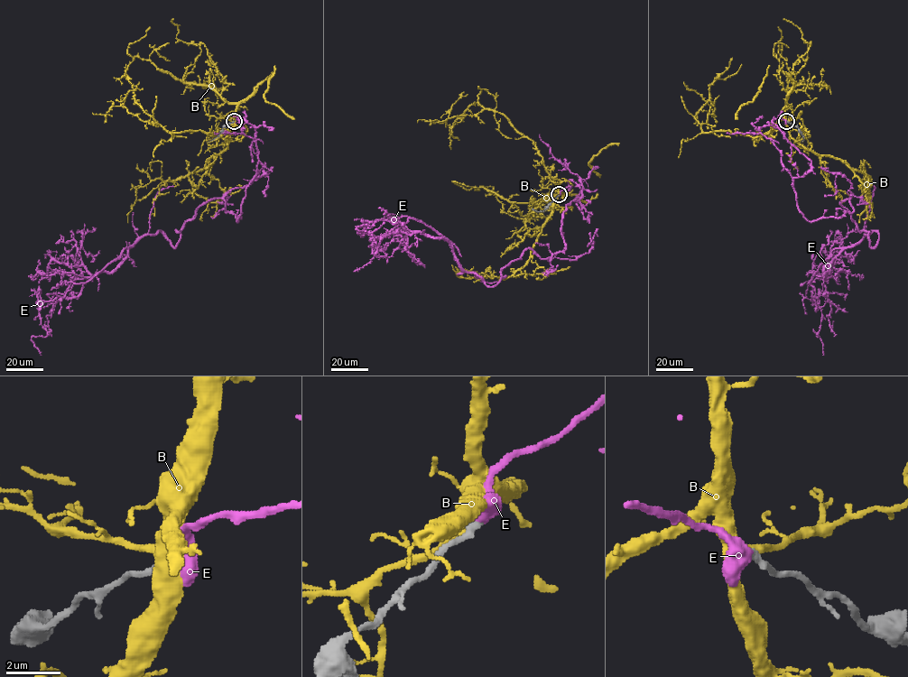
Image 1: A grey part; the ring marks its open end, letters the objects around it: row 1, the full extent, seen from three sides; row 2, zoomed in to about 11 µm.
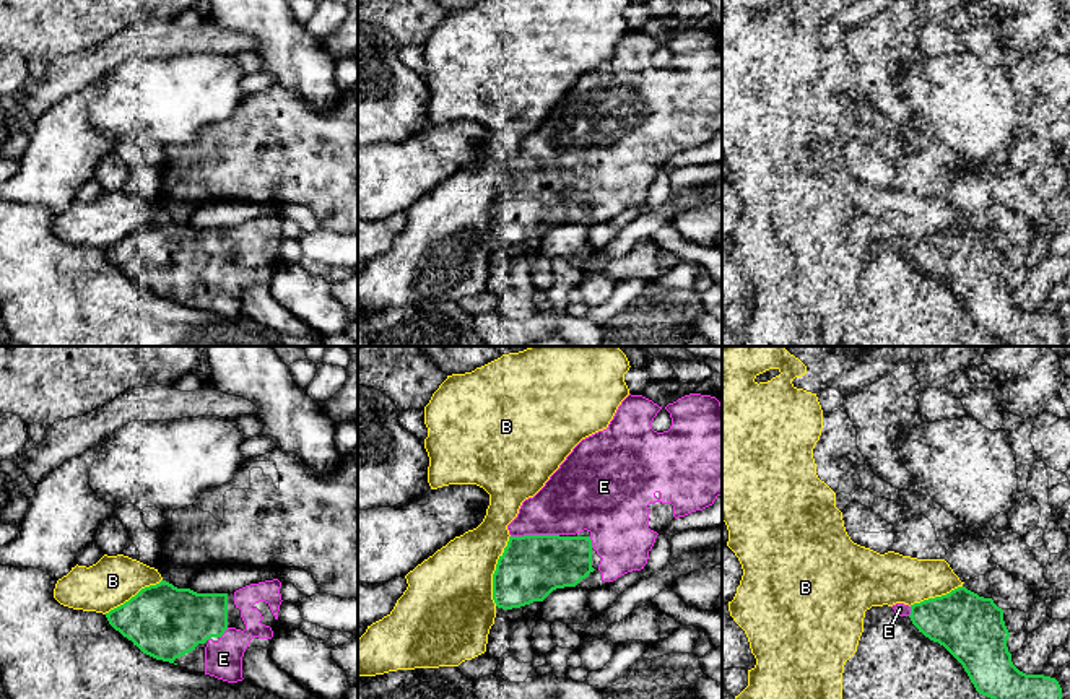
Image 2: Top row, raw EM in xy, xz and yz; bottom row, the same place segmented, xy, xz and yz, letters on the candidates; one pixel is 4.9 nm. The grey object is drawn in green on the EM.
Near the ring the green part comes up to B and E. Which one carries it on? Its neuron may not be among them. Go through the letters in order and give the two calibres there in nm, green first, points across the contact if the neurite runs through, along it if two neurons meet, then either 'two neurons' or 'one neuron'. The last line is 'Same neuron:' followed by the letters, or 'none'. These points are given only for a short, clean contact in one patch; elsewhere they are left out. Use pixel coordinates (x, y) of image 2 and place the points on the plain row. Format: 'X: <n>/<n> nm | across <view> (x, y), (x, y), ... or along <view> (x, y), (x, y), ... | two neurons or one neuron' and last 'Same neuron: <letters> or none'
B: 320/420 nm | two neurons
E: 320/320 nm | one neuron
Same neuron: E

